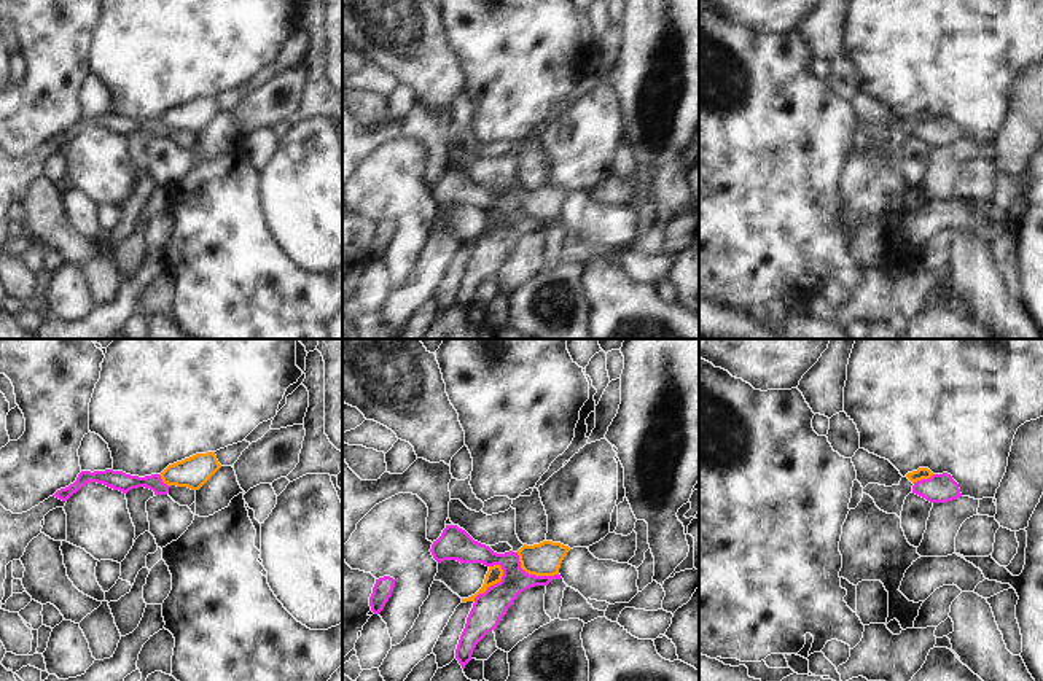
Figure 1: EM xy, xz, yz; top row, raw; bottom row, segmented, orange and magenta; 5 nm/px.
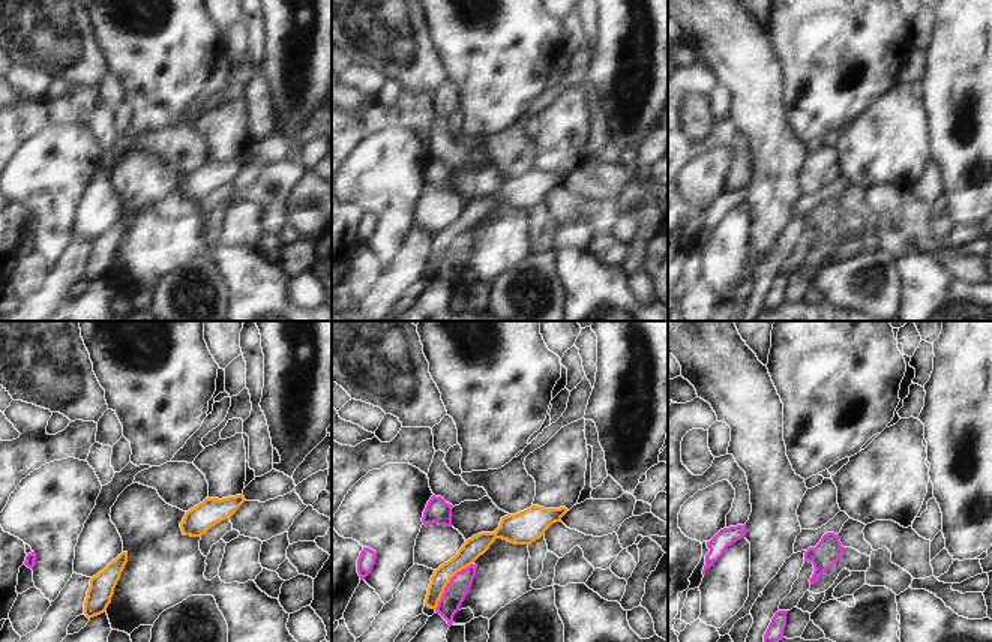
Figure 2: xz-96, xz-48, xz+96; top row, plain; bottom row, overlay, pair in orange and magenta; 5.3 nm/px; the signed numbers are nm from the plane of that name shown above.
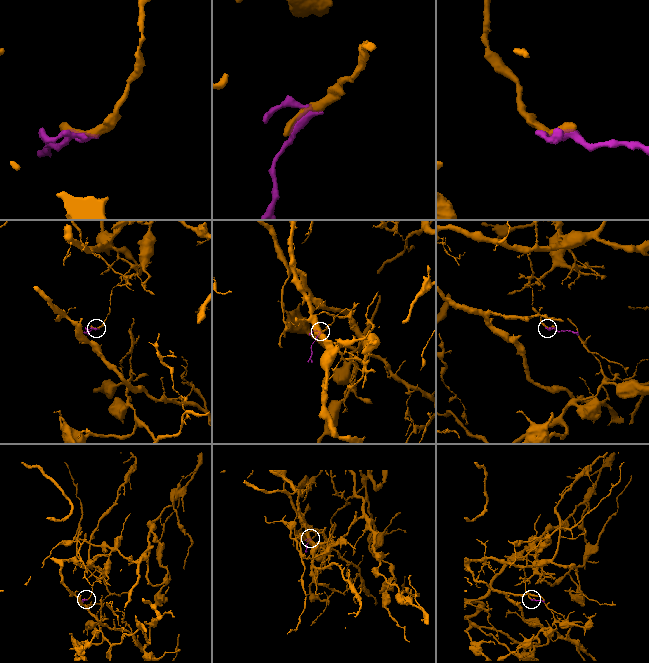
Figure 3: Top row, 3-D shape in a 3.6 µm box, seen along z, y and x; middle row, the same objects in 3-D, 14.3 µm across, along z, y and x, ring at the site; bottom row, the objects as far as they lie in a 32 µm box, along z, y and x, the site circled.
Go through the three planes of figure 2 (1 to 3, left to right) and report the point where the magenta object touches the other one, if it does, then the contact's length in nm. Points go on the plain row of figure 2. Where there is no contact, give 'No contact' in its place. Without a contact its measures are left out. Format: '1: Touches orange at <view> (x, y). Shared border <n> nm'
1: No contact
2: Touches orange at xz-48 (447, 246). Shared border 320 nm
3: No contact

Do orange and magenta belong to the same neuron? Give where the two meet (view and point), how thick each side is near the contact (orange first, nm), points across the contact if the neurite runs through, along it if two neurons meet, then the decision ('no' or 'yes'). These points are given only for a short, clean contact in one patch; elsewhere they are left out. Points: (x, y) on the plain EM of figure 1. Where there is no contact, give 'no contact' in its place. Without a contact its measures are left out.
meets orange in xz at (494, 226); 80 nm thick on the orange side, 160 nm on the other; no

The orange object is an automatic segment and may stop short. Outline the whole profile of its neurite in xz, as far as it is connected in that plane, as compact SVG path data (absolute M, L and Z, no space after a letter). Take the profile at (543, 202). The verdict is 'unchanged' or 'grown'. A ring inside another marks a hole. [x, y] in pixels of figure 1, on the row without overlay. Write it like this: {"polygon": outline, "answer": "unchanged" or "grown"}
{"polygon": "M543 185L540 188L527 189L524 188L519 194L521 212L535 220L554 220L559 218L561 207L568 189L553 185Z", "answer": "unchanged"}

